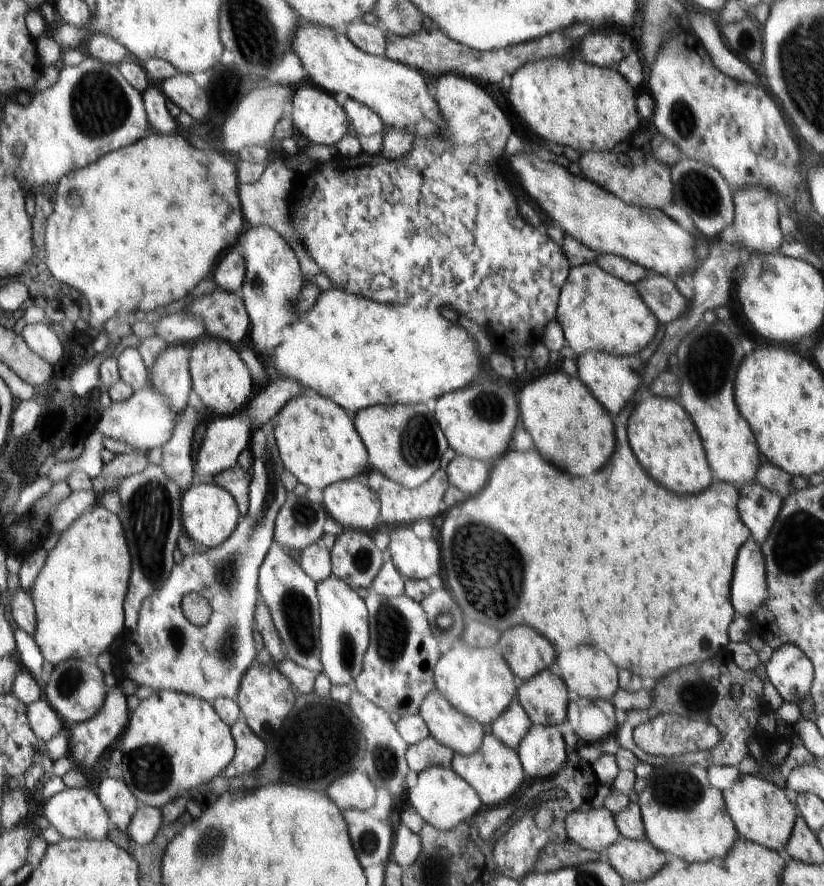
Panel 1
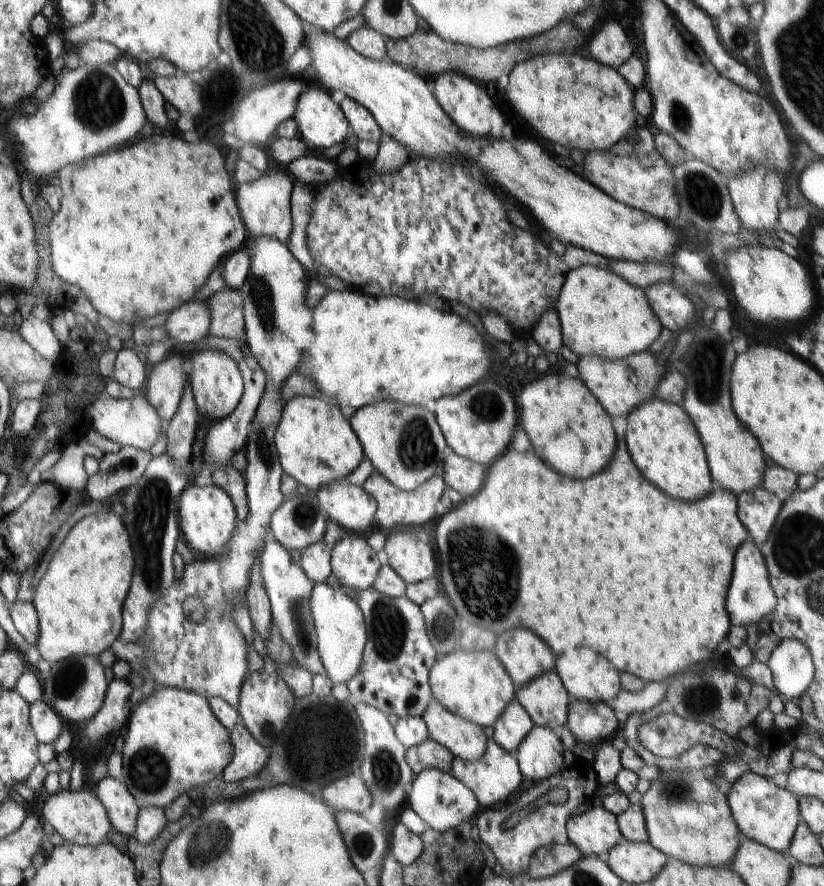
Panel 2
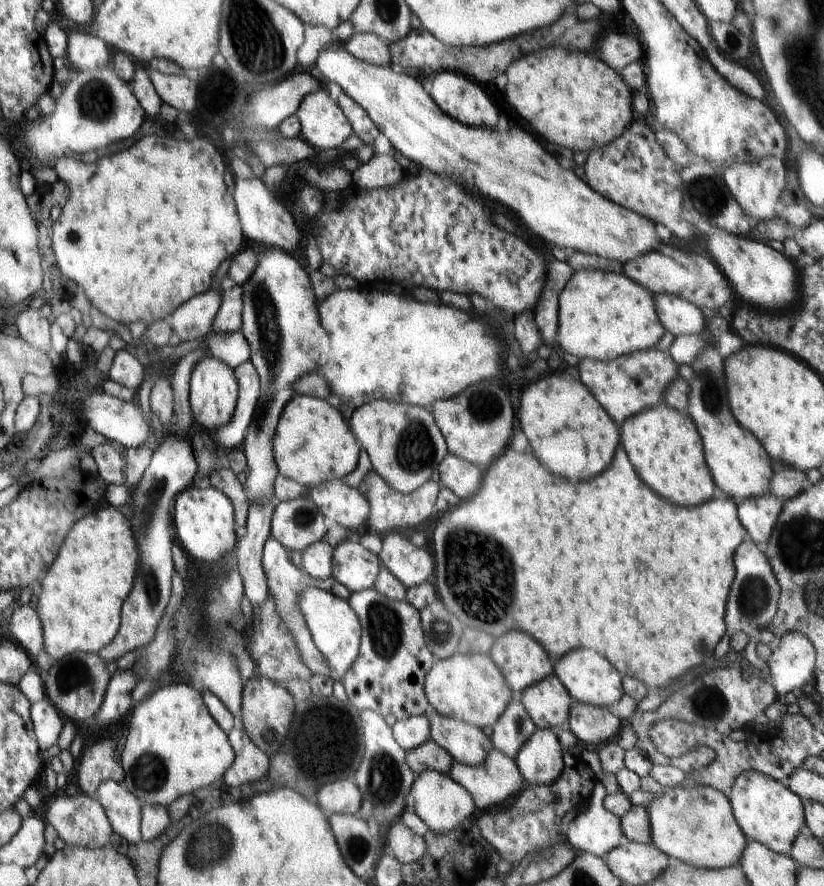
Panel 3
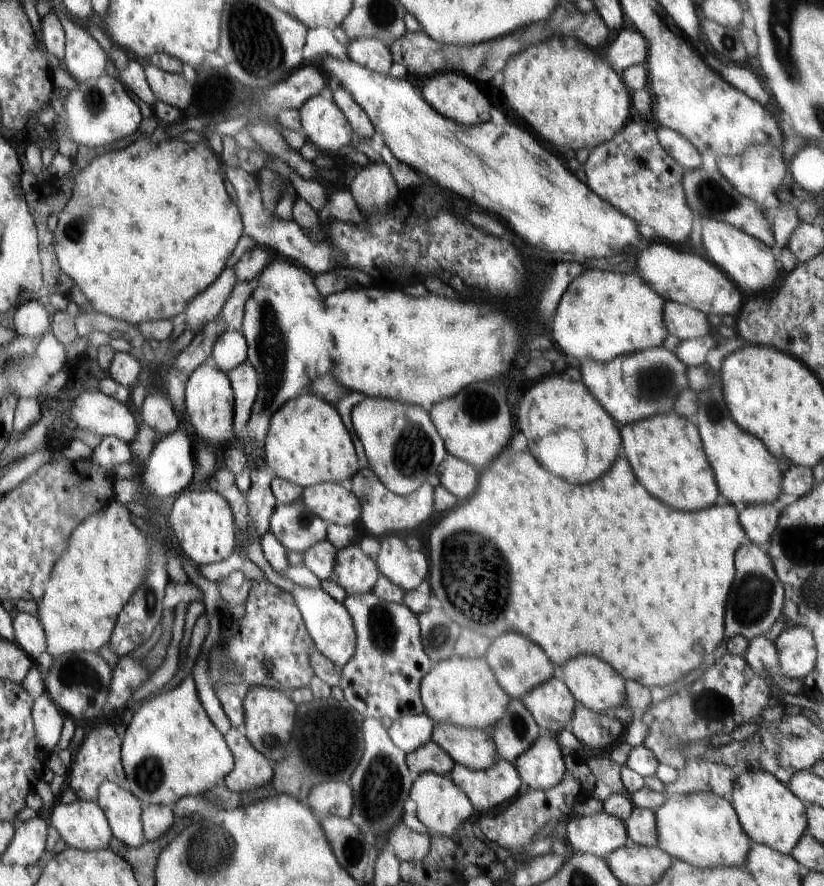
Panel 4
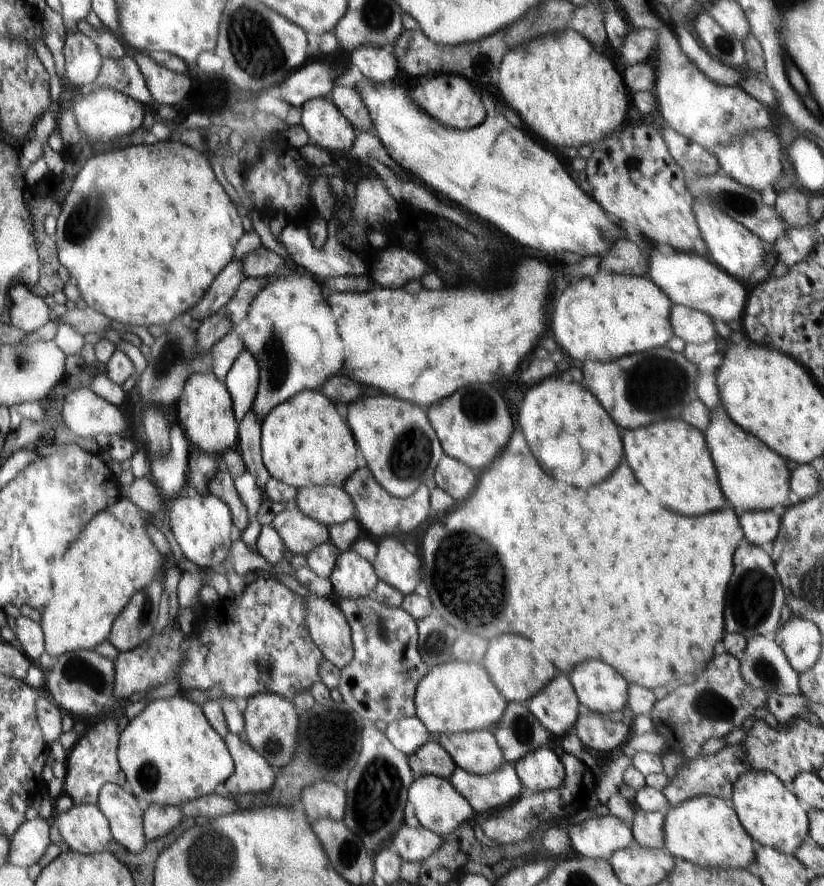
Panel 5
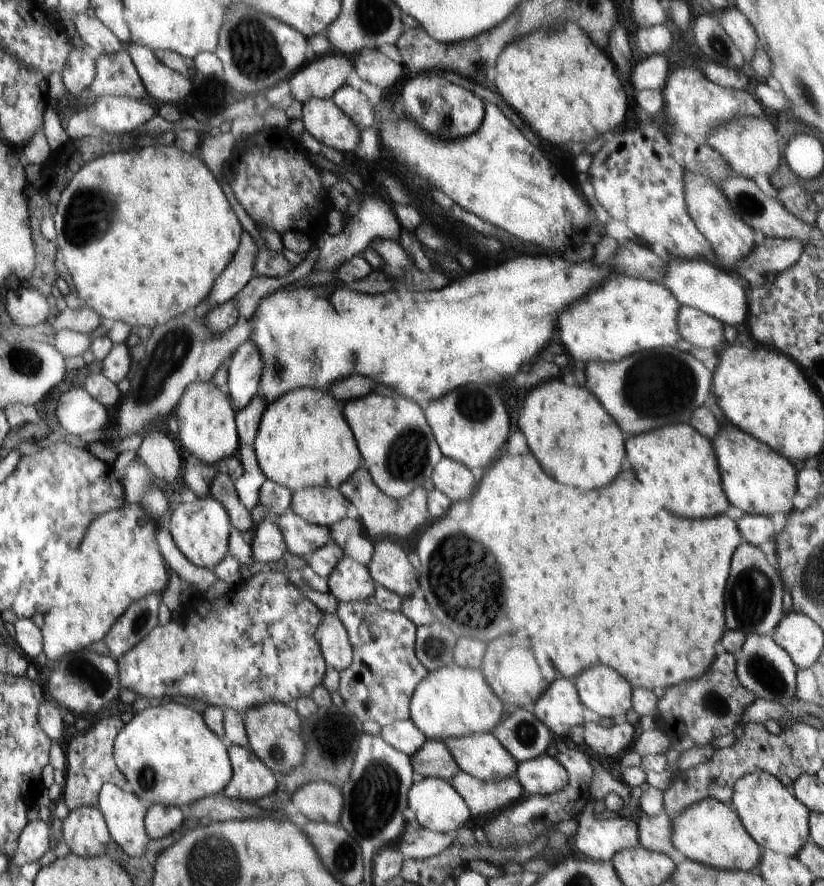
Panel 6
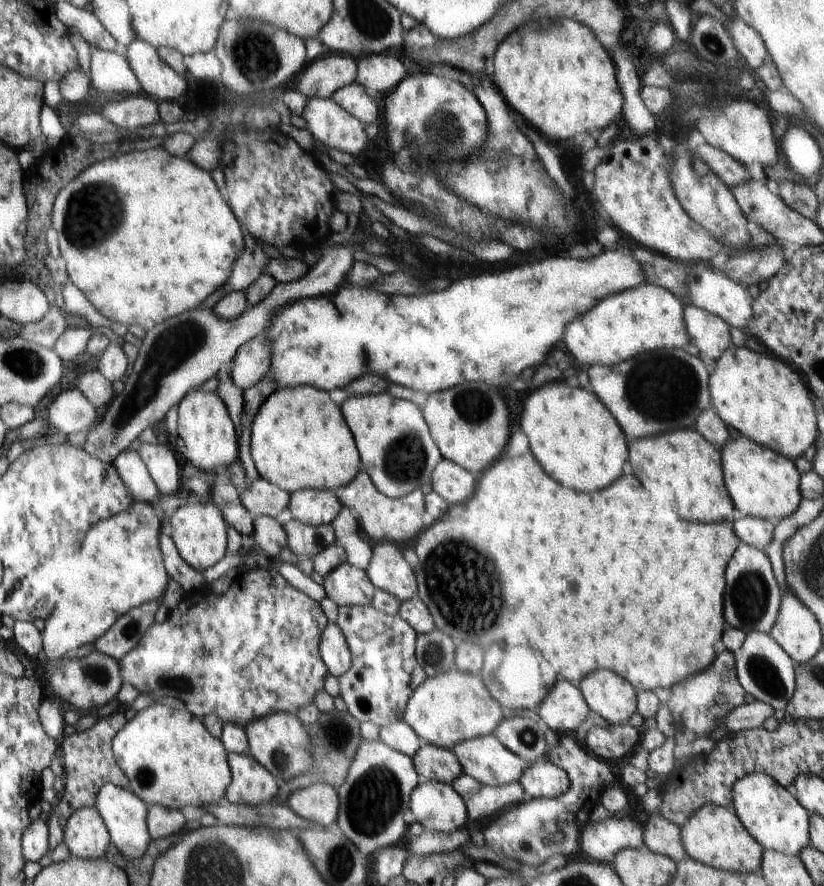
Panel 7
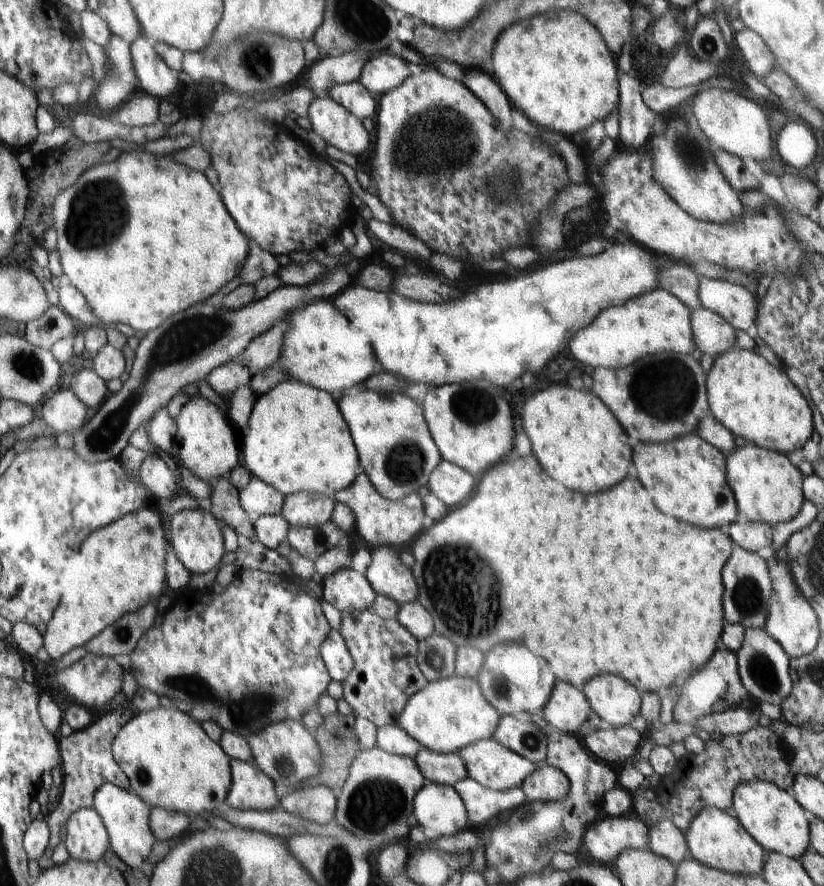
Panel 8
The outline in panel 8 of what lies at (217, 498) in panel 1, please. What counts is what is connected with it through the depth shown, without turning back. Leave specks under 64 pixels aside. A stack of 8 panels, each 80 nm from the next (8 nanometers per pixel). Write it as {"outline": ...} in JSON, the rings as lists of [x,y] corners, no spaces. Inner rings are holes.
{"outline":[[[202,508],[185,509],[176,512],[170,522],[173,551],[190,574],[206,574],[208,570],[220,565],[220,560],[224,556],[224,544],[222,544],[222,532],[212,512],[205,512]]]}

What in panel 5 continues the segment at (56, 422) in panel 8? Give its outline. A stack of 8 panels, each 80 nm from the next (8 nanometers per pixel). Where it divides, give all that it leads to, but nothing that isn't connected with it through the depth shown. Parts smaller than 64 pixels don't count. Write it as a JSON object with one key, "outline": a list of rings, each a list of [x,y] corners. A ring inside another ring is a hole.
{"outline":[[[88,387],[65,396],[61,415],[73,436],[84,438],[92,438],[97,434],[124,436],[128,428],[128,423],[118,407]]]}

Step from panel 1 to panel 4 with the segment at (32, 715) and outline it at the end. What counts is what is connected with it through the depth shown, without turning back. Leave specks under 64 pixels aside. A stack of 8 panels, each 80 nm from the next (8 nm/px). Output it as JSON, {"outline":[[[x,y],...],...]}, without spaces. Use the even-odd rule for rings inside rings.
{"outline":[[[46,692],[34,699],[33,715],[38,740],[52,751],[60,740],[65,716]]]}

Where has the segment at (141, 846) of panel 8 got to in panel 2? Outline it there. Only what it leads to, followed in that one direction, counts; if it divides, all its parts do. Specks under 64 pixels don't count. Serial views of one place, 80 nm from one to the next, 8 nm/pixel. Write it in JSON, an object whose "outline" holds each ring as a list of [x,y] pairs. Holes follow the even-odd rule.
{"outline":[[[108,776],[97,782],[95,792],[108,810],[113,828],[120,834],[134,837],[138,806],[137,799],[127,786],[119,778]]]}

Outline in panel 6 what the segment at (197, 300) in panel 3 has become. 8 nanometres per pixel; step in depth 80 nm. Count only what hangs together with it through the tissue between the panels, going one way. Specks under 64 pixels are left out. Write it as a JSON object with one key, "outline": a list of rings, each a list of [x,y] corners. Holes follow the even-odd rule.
{"outline":[[[244,230],[240,250],[229,266],[225,268],[224,274],[213,284],[212,295],[207,300],[211,304],[211,308],[234,299],[248,284],[248,281],[256,274],[254,265],[258,250],[256,241]]]}

